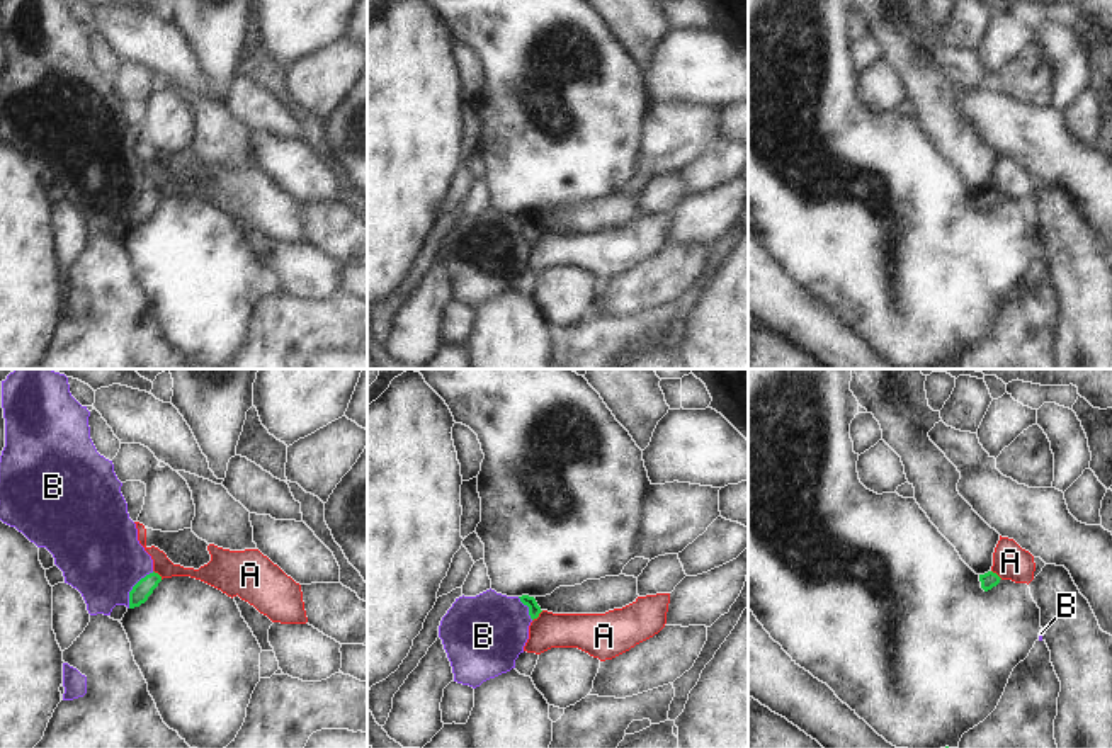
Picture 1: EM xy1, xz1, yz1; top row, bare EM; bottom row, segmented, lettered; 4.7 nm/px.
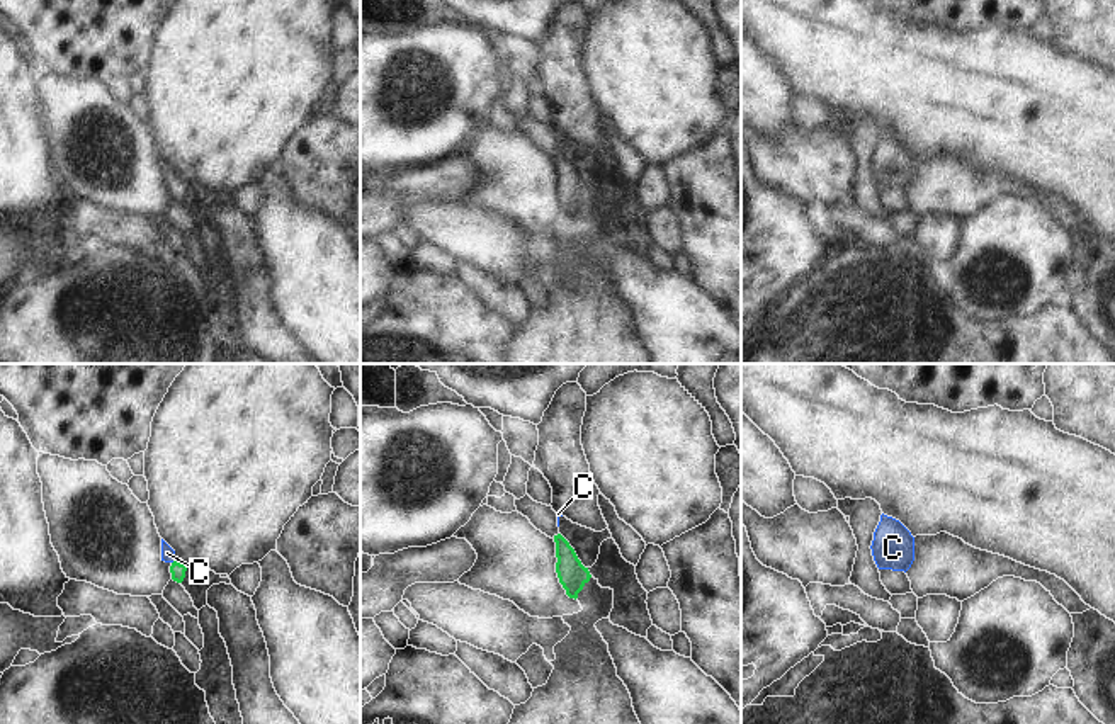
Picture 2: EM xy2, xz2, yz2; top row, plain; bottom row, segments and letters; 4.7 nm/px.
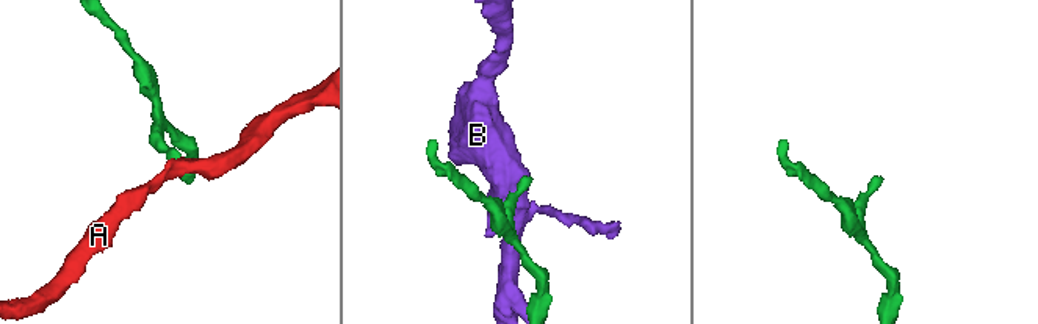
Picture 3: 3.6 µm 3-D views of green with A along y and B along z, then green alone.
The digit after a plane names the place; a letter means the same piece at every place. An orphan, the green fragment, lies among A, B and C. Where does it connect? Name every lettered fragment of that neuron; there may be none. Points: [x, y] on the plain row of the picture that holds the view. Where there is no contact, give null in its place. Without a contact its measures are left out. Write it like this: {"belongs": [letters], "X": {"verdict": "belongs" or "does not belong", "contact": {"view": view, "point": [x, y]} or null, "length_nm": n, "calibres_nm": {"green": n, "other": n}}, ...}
{"belongs": ["C"], "A": {"verdict": "does not belong", "contact": {"view": "xz1", "point": [538, 235]}, "length_nm": 80, "calibres_nm": {"green": 60, "other": 180}}, "B": {"verdict": "does not belong", "contact": {"view": "xy1", "point": [133, 206]}, "length_nm": 220, "calibres_nm": {"green": 90, "other": 400}}, "C": {"verdict": "belongs", "contact": {"view": "xy2", "point": [174, 180]}, "length_nm": 30, "calibres_nm": {"green": 70, "other": 60}}}

